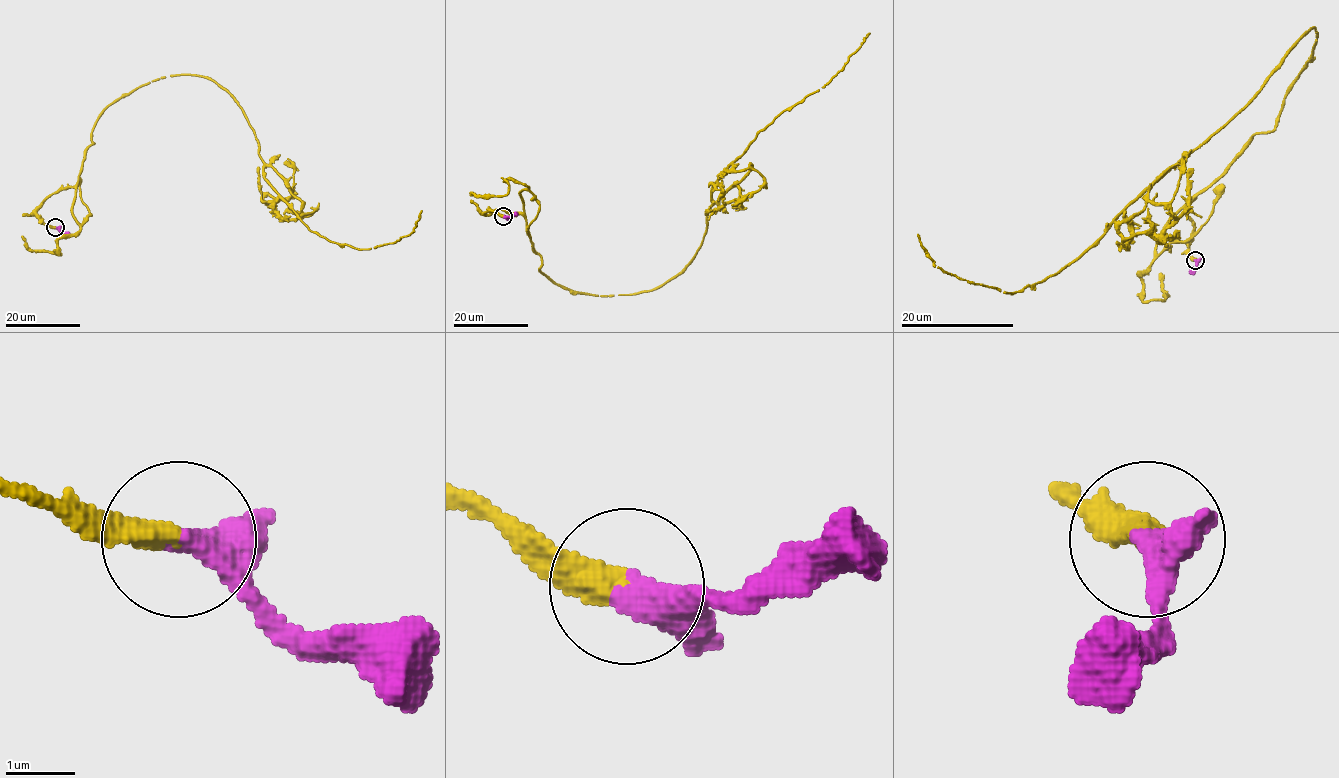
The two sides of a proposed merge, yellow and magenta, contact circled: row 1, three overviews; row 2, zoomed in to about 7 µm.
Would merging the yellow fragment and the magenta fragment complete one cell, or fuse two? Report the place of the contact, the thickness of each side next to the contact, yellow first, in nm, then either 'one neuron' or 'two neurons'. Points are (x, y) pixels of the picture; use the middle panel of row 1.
(503, 216) | 400/480 nm | one neuron

